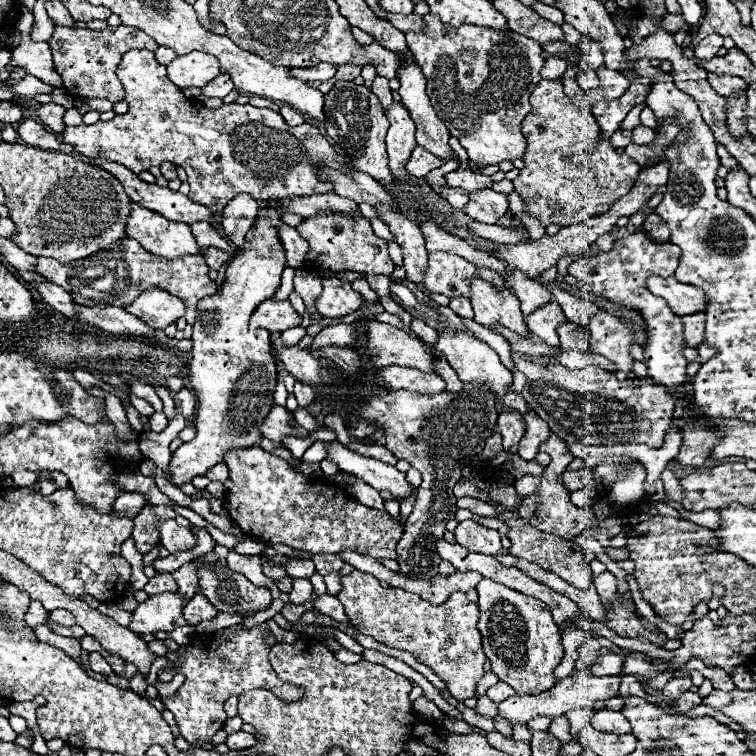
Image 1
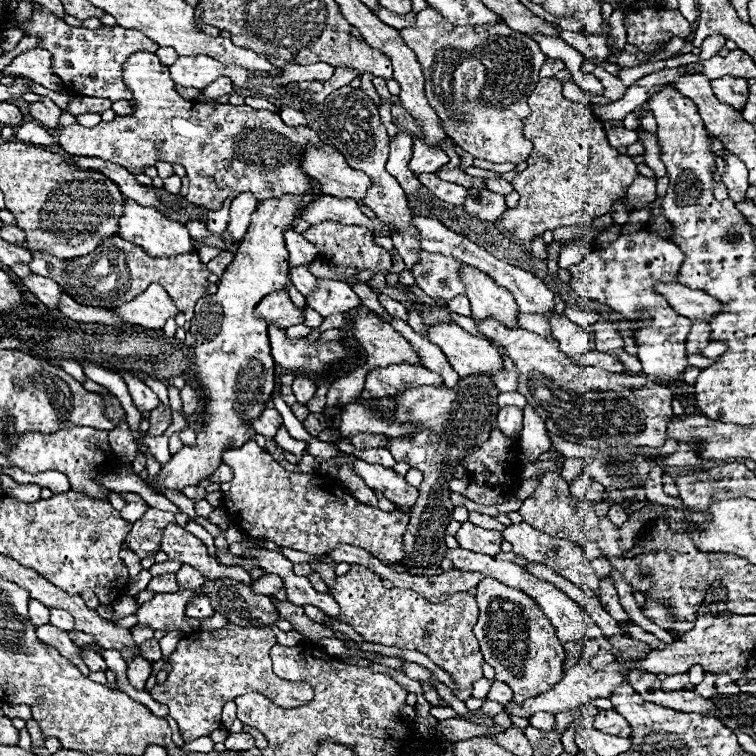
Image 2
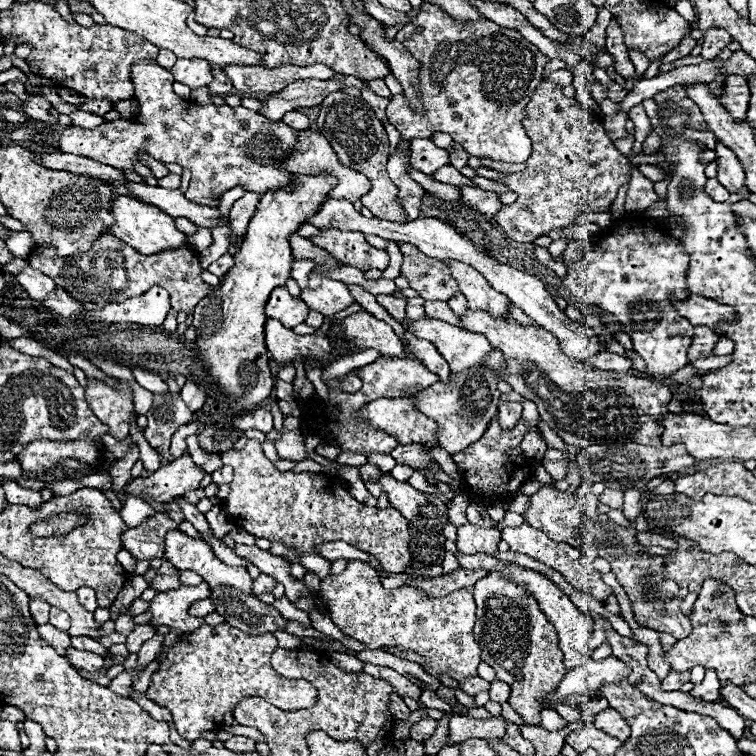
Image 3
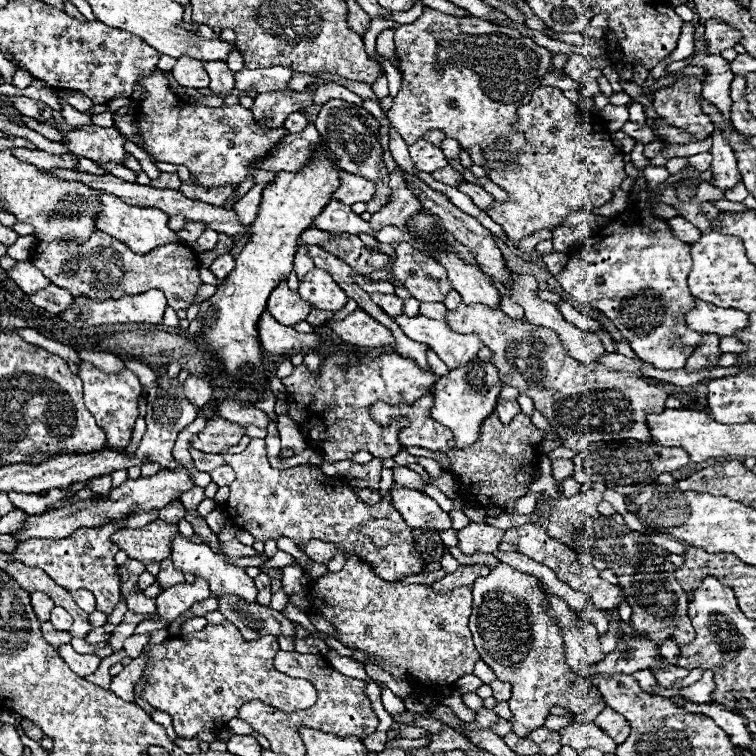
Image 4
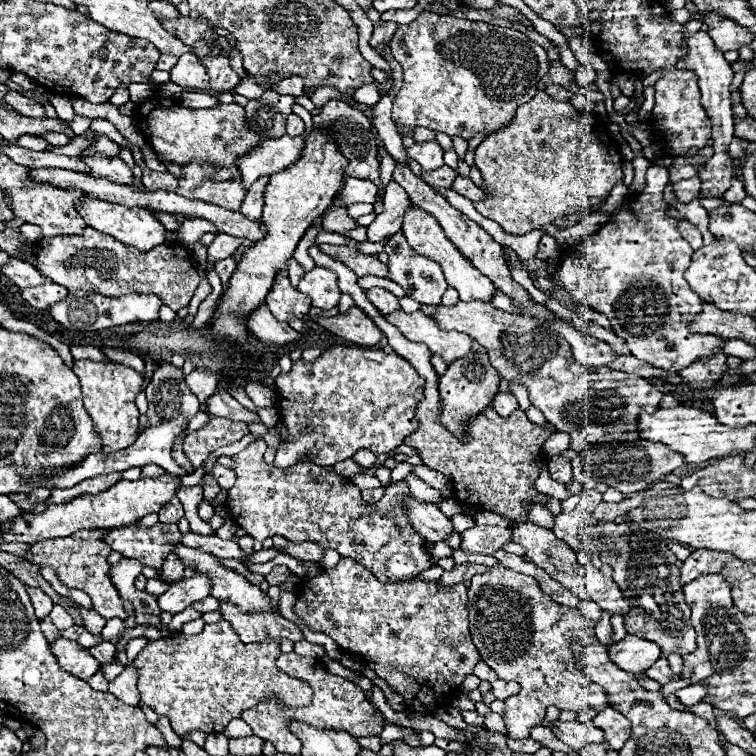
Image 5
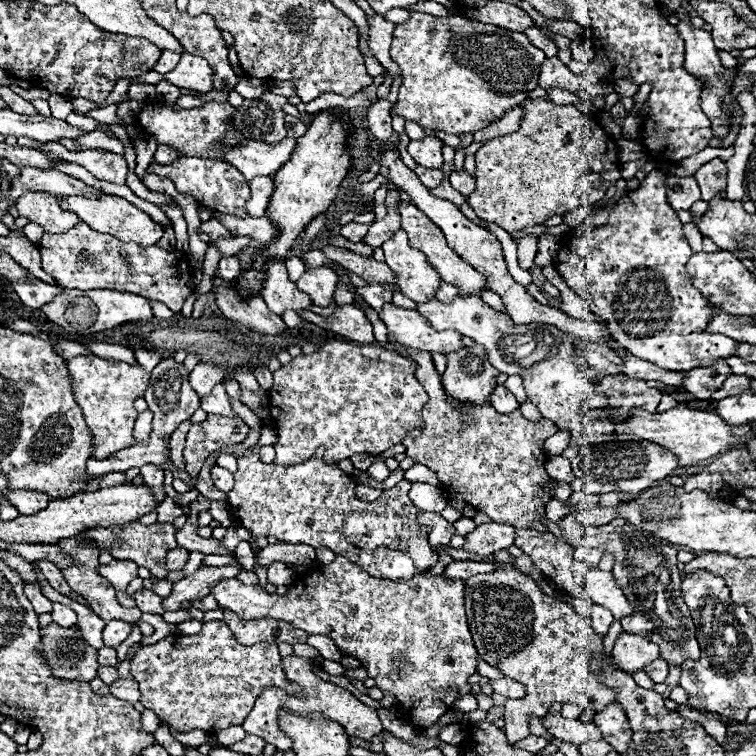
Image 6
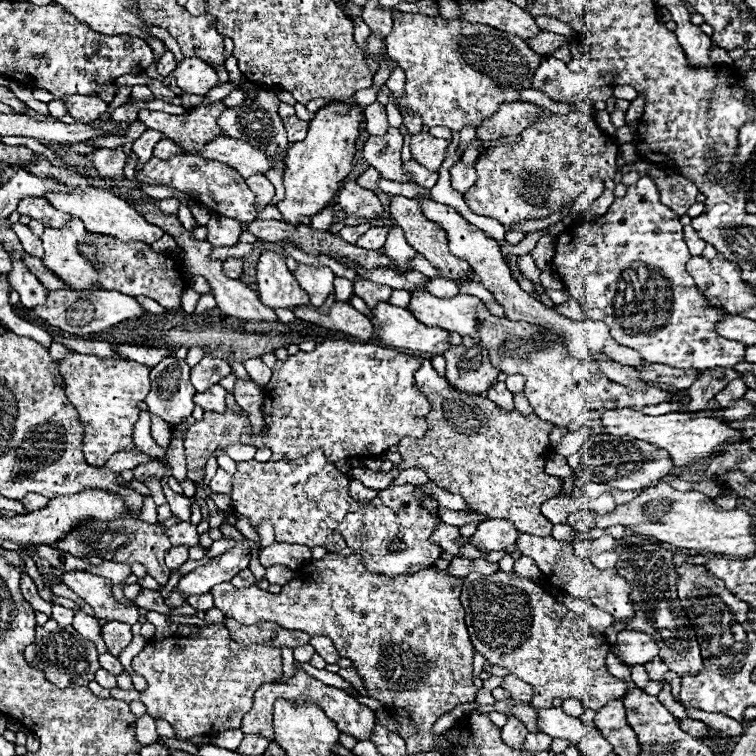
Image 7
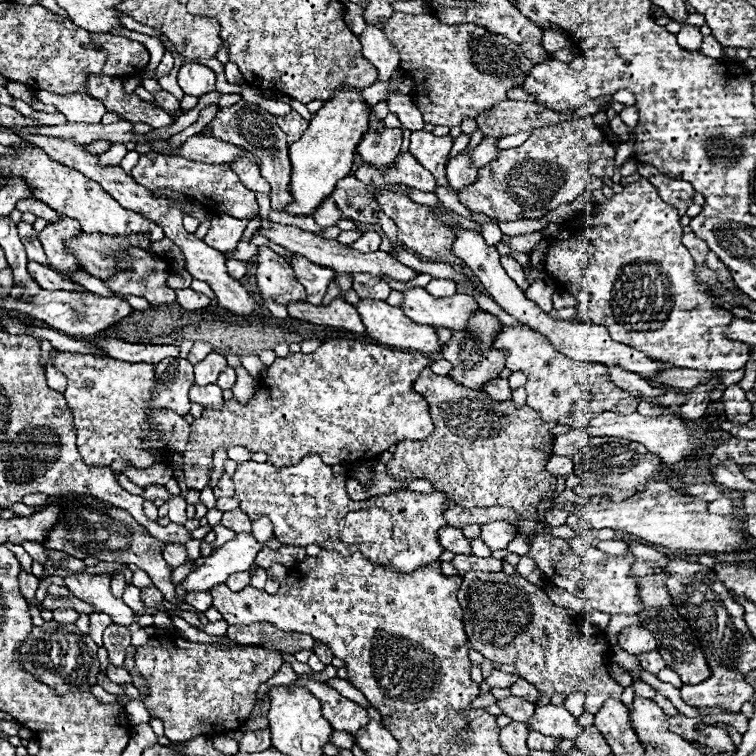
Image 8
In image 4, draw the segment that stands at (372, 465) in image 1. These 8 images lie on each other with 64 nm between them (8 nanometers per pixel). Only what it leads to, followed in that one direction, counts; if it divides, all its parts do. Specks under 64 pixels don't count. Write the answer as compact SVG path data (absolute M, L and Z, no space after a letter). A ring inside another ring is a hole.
M394 488L390 490L390 498L410 528L438 532L450 528L448 514L430 496L410 488Z

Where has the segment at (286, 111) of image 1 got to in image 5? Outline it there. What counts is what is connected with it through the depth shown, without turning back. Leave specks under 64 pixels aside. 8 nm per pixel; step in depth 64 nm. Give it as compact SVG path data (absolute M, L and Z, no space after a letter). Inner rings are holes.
M290 114L288 122L286 122L286 132L288 132L290 136L300 136L300 134L304 132L304 122L302 122L302 118L296 116L296 114Z

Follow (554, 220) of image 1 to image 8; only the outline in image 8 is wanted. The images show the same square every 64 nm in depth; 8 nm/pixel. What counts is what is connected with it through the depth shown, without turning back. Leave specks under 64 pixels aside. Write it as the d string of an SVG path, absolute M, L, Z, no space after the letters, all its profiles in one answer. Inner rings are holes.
M574 116L574 120L534 128L522 146L500 150L498 158L482 166L476 182L460 190L458 196L472 212L486 214L498 222L524 218L538 220L560 204L576 200L592 176L610 178L612 174L614 148L606 140L606 134L592 122L592 118Z

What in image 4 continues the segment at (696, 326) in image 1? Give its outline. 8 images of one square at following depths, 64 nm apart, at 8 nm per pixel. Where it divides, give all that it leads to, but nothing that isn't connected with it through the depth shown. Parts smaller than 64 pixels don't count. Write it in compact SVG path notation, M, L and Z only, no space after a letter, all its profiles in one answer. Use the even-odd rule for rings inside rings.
M702 334L702 342L694 348L694 354L690 354L686 368L688 370L700 370L700 368L716 366L718 358L720 358L718 342L720 342L718 334Z

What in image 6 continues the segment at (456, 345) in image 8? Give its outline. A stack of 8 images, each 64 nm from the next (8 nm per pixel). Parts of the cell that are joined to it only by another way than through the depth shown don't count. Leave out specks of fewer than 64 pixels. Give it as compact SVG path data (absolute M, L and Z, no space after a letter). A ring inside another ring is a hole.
M472 342L466 350L448 354L448 366L442 374L444 392L462 404L484 404L494 392L498 370L486 358L486 350Z

